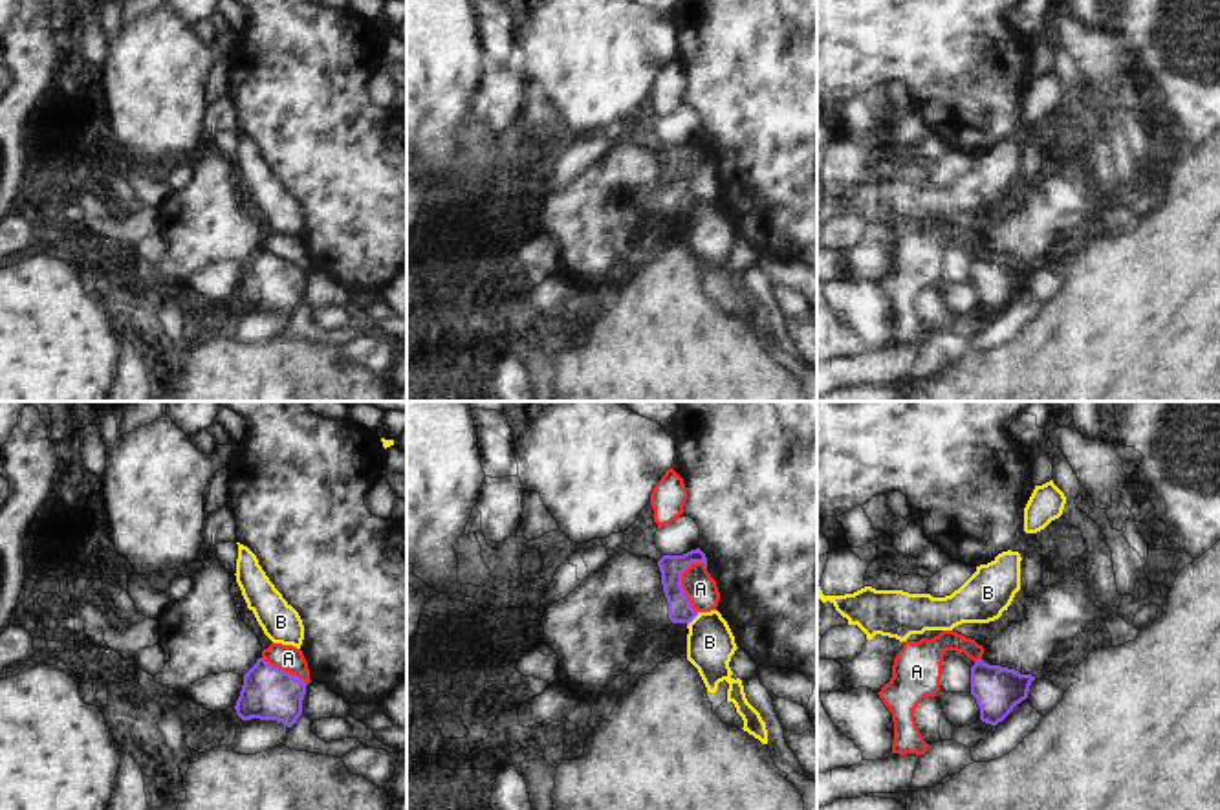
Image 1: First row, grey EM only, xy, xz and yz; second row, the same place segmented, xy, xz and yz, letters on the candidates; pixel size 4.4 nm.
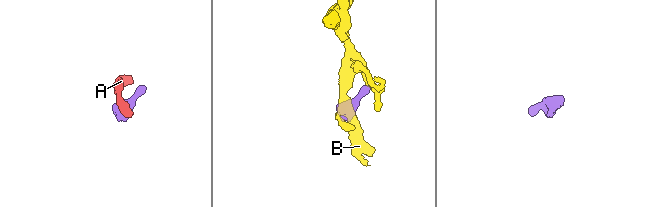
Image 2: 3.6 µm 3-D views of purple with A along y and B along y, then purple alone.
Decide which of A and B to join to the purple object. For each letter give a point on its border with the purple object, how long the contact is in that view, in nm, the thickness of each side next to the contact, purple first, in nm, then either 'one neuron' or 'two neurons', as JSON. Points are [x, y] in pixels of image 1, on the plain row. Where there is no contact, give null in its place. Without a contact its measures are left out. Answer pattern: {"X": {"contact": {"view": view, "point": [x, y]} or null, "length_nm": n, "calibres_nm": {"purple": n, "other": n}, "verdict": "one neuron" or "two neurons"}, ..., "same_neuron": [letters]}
{"A": {"contact": {"view": "xz", "point": [680, 173]}, "length_nm": 240, "calibres_nm": {"purple": 110, "other": 140}, "verdict": "two neurons"}, "B": {"contact": {"view": "xz", "point": [693, 207]}, "length_nm": 80, "calibres_nm": {"purple": 110, "other": 200}, "verdict": "two neurons"}, "same_neuron": []}

